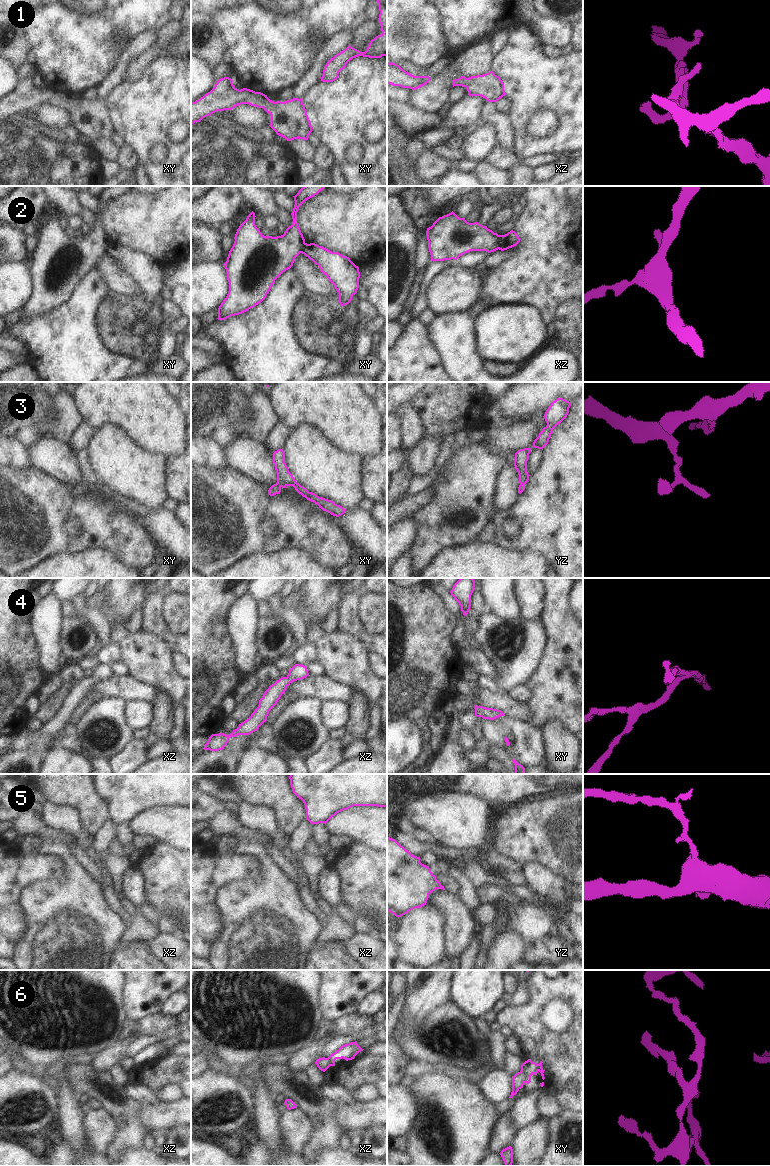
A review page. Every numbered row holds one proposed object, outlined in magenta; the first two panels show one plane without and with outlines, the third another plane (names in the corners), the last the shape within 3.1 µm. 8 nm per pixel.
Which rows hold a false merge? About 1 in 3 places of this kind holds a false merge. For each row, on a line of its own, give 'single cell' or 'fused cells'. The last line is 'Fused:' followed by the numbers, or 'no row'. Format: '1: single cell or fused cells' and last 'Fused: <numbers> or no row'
1: single cell
2: fused cells
3: single cell
4: single cell
5: single cell
6: fused cells
Fused: 2, 6

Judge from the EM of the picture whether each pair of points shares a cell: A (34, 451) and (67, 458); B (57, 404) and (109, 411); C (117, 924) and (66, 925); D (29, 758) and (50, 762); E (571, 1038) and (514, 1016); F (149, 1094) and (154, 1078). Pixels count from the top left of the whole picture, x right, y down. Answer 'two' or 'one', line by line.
A: one
B: two
C: one
D: two
E: one
F: two

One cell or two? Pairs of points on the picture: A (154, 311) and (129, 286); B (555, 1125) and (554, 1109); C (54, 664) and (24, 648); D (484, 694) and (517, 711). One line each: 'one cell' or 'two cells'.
A: two cells
B: two cells
C: two cells
D: one cell

